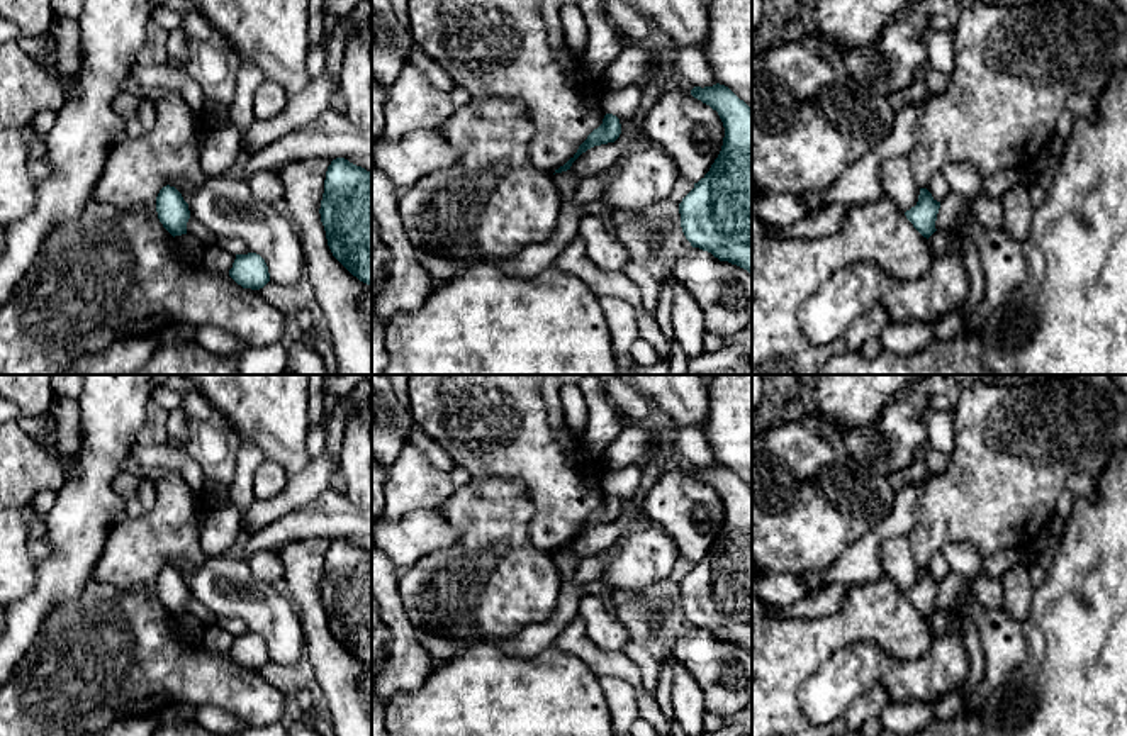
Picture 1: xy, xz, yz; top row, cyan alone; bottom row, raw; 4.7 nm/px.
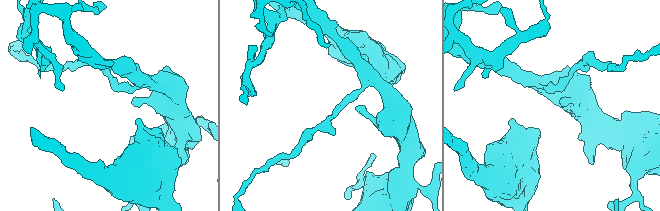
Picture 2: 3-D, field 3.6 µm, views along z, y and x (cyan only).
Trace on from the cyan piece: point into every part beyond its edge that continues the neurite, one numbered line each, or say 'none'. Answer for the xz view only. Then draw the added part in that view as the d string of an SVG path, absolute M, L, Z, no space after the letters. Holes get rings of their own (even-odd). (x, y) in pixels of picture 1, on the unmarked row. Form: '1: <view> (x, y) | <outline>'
none

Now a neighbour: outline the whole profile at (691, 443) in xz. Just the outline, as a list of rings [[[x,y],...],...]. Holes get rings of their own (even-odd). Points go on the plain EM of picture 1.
[[[687,426],[677,434],[677,456],[686,458],[692,466],[713,466],[716,458],[708,444],[701,427]]]

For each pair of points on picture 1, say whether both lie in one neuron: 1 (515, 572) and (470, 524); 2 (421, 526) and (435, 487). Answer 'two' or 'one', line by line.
1: one
2: two

